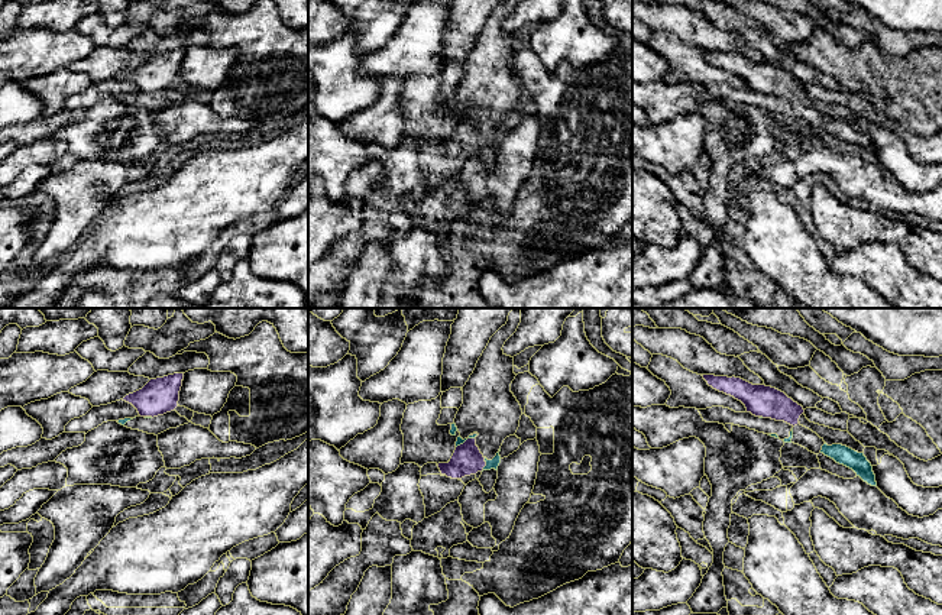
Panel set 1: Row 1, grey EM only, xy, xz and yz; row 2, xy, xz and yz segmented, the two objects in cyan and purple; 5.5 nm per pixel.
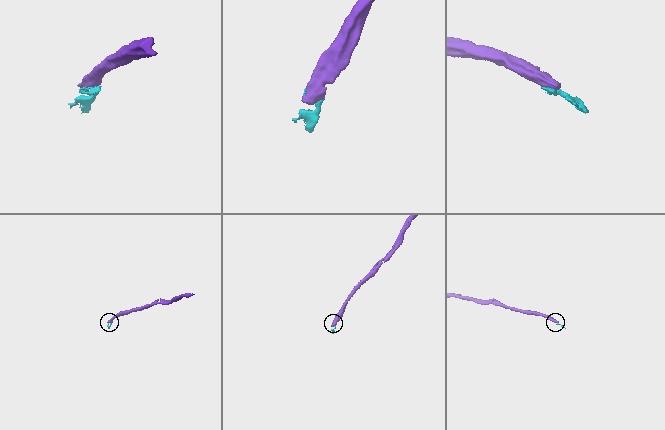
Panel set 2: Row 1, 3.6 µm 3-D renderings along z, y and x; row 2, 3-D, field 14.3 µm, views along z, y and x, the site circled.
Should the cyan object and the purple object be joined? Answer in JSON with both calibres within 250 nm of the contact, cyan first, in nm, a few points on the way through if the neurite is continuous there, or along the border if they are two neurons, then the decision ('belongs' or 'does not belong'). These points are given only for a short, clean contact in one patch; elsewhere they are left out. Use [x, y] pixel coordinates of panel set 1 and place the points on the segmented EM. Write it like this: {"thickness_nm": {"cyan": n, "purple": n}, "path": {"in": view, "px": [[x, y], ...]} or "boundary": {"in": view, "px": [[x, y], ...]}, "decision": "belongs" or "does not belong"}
{"thickness_nm": {"cyan": 60, "purple": 170}, "boundary": {"in": "xz", "px": [[485, 457], [485, 466], [481, 471]]}, "decision": "does not belong"}

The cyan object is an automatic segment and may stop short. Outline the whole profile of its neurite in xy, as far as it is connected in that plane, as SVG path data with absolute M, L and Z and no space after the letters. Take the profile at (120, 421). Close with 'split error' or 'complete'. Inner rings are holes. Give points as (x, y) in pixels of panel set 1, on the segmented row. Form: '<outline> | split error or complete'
M175 410L158 417L135 417L135 418L124 418L119 420L119 424L139 430L148 434L161 434L169 428L177 428L179 425L188 424L190 421L185 417L181 417Z | split error

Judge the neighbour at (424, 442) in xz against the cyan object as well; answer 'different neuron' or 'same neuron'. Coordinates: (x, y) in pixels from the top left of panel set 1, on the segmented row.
different neuron

